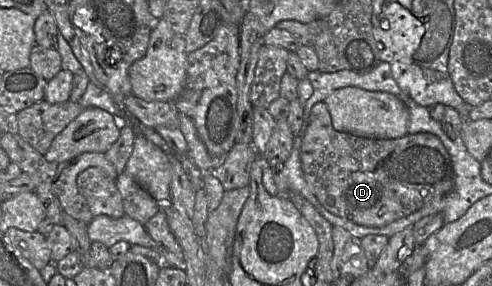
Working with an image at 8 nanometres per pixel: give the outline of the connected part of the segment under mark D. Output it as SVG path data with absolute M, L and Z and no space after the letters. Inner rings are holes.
M318 102L311 108L308 126L302 138L300 160L305 180L320 204L332 214L349 220L357 225L366 227L384 227L398 219L409 216L423 208L431 200L442 199L447 196L452 192L455 185L455 172L451 157L437 136L431 133L422 132L416 134L406 134L405 136L396 139L377 139L359 137L349 133L339 132L333 128L330 114L324 102Z

